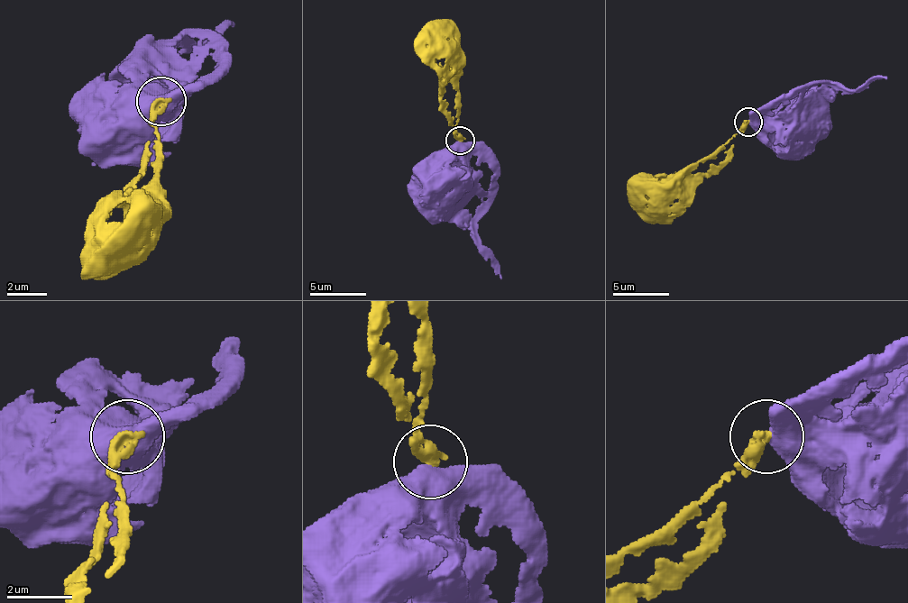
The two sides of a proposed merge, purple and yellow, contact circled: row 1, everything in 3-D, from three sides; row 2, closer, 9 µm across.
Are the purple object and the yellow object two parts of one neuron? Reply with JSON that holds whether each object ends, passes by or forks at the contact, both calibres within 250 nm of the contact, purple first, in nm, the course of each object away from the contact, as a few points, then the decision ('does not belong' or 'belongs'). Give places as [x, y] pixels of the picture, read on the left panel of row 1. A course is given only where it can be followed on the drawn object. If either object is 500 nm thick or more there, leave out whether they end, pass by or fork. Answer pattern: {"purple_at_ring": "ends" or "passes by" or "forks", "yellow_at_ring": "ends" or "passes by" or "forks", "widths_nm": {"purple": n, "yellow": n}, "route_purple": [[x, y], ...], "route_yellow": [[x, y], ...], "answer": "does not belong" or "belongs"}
{"widths_nm": {"purple": 850, "yellow": 400}, "route_purple": [[162, 100], [167, 55], [177, 45], [202, 45], [232, 21]], "route_yellow": [[162, 100], [157, 134], [147, 164], [127, 194], [127, 228], [98, 258], [88, 273]], "answer": "does not belong"}

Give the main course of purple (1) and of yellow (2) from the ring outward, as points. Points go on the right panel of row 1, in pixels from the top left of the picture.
1: (748, 121), (777, 121), (817, 89), (859, 89), (867, 81), (887, 76)
2: (748, 121), (729, 141), (726, 158), (672, 209), (652, 212), (644, 220)

